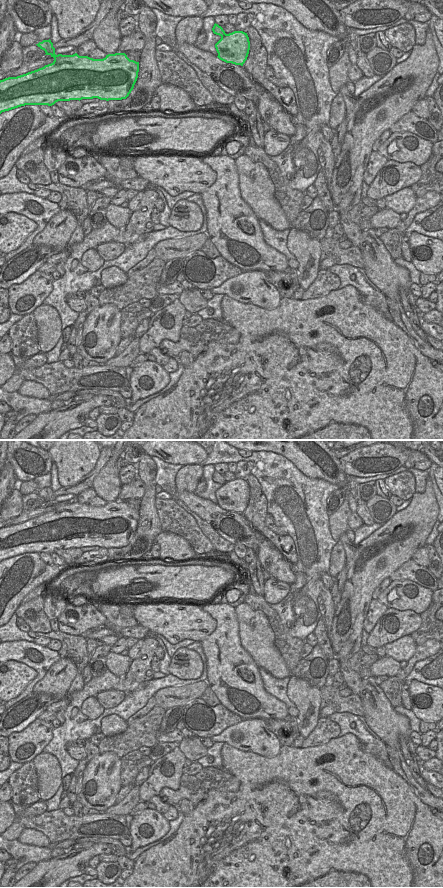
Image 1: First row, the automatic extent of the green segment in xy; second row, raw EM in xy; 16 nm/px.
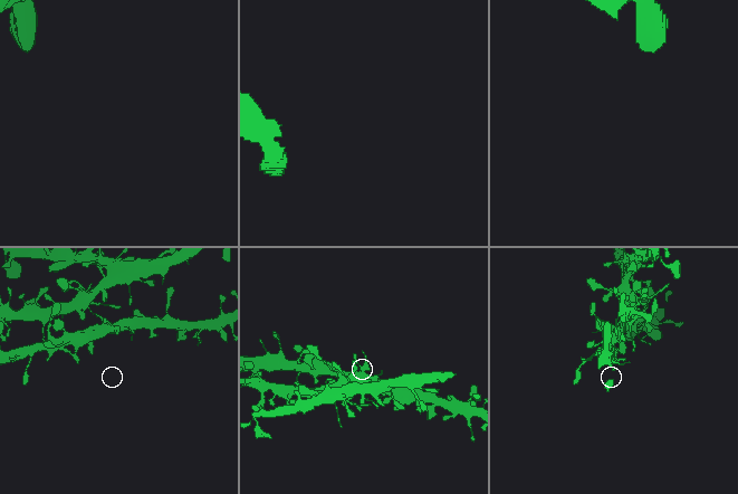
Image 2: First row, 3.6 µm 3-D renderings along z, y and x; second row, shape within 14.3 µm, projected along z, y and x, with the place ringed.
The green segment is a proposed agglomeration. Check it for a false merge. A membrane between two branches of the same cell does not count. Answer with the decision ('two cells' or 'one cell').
one cell

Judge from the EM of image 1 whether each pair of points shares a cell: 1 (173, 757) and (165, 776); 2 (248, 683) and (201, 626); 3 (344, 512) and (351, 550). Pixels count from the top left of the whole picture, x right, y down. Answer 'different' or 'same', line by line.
1: same
2: different
3: different

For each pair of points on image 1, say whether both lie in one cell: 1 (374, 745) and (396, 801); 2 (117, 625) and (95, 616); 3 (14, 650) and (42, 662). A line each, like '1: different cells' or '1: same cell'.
1: different cells
2: different cells
3: same cell

